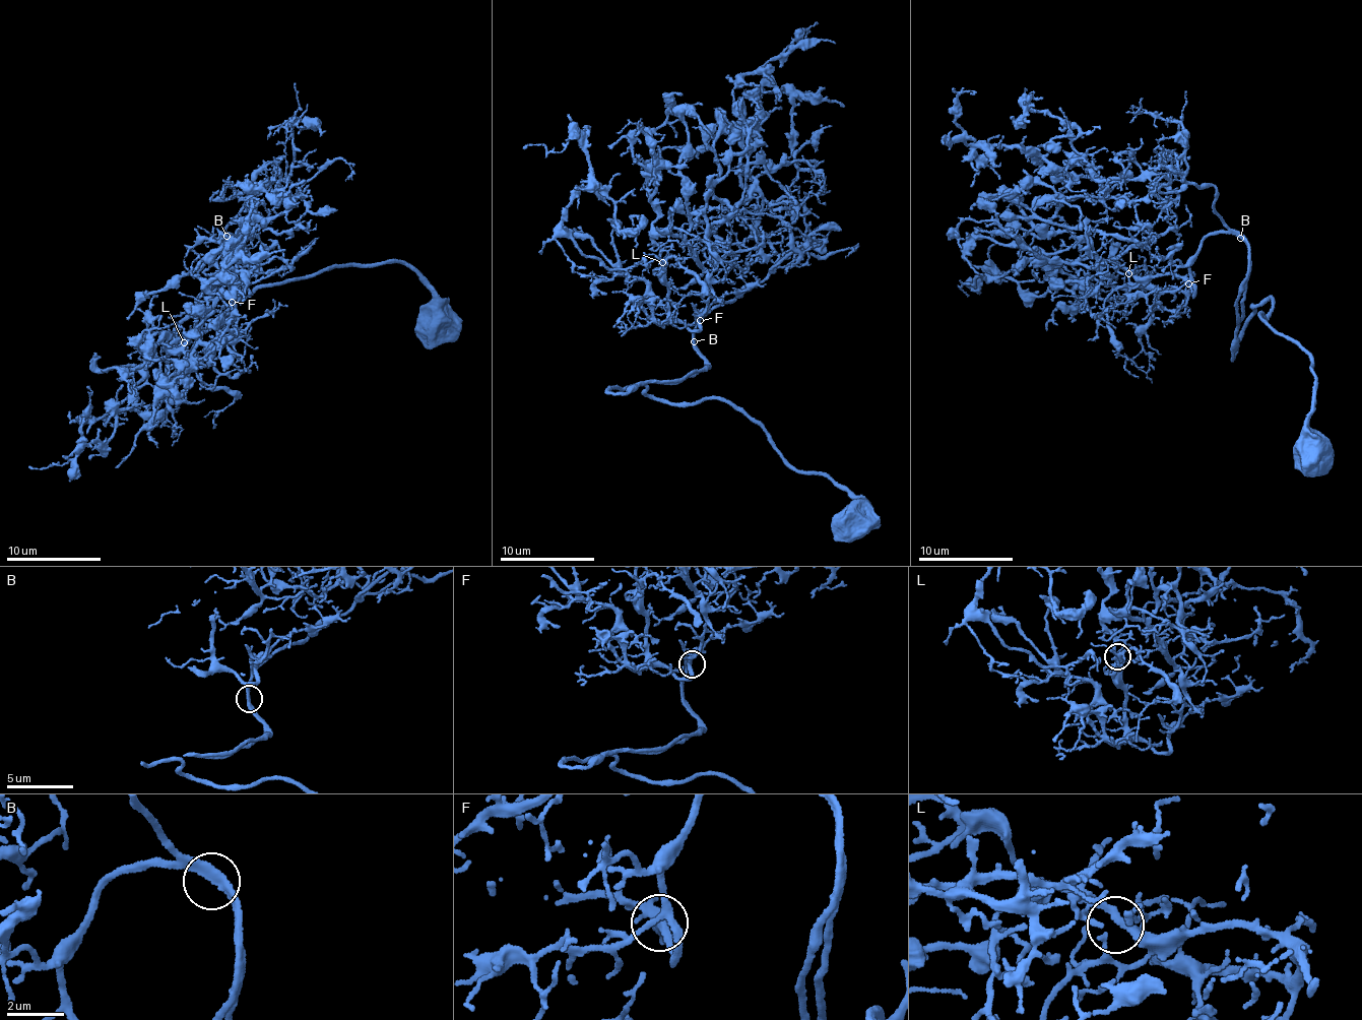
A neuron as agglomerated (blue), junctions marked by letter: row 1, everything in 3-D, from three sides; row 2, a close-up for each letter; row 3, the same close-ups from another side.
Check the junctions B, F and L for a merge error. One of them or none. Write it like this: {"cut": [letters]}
{"cut": []}

